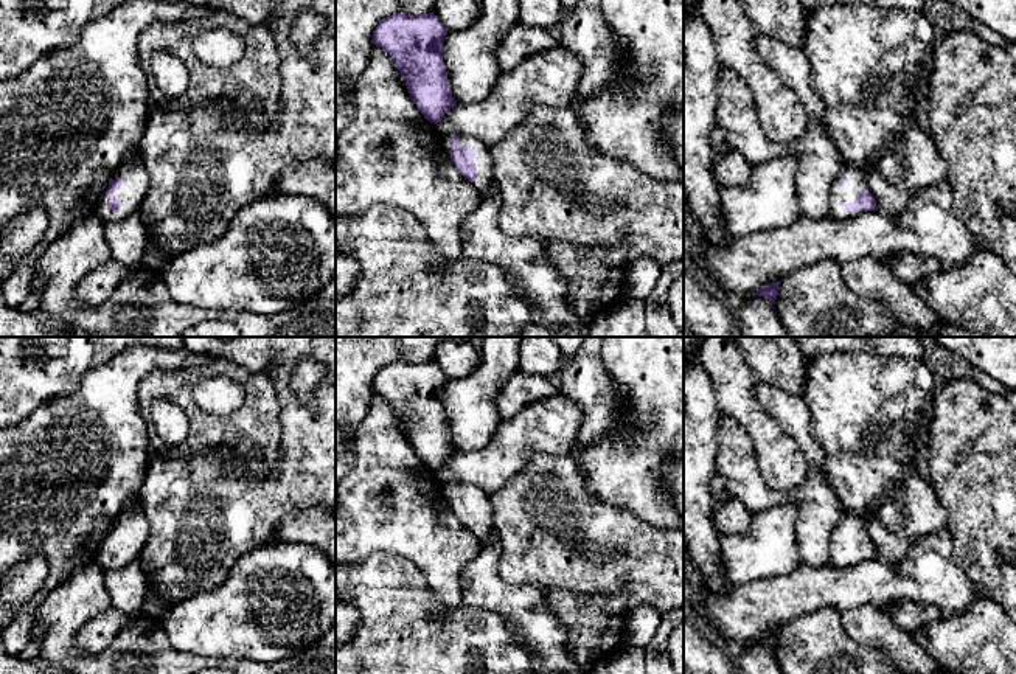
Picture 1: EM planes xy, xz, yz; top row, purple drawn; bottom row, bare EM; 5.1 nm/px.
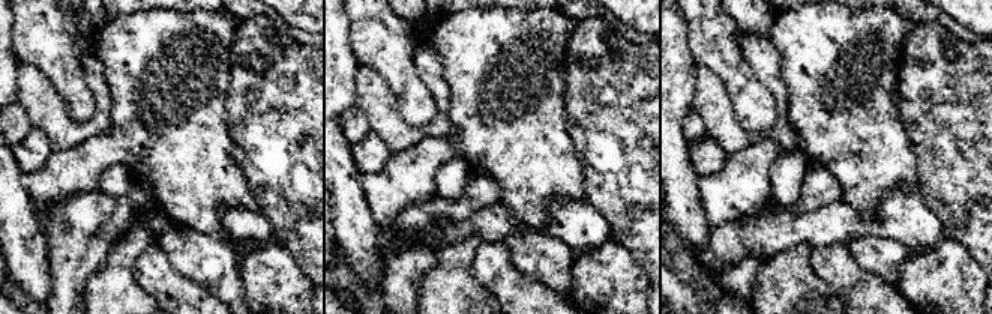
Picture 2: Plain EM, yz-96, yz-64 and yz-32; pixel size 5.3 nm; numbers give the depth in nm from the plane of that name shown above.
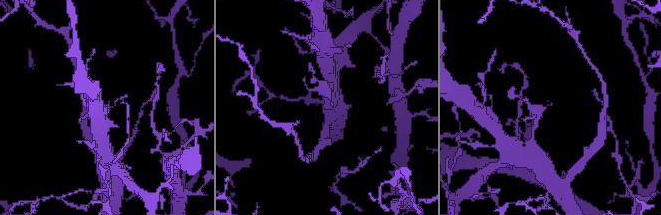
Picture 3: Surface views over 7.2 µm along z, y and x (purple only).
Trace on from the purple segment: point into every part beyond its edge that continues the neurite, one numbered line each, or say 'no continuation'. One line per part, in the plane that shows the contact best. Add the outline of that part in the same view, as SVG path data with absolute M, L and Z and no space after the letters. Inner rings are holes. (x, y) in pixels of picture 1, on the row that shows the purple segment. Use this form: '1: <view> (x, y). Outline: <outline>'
1: xz (483, 163). Outline: M460 135L458 149L463 146L469 146L475 152L474 163L477 179L471 183L477 188L480 196L485 196L489 191L491 183L494 182L494 165L489 154L489 146L486 146L475 137Z

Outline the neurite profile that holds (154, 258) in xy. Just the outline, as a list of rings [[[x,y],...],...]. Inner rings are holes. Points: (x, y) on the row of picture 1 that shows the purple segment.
[[[149,236],[146,253],[143,256],[144,266],[155,272],[162,272],[171,262],[171,259],[172,256],[165,255]]]

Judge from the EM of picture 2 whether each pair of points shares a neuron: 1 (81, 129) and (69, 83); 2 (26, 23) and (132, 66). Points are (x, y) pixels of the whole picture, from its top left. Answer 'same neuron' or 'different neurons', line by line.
1: different neurons
2: different neurons

